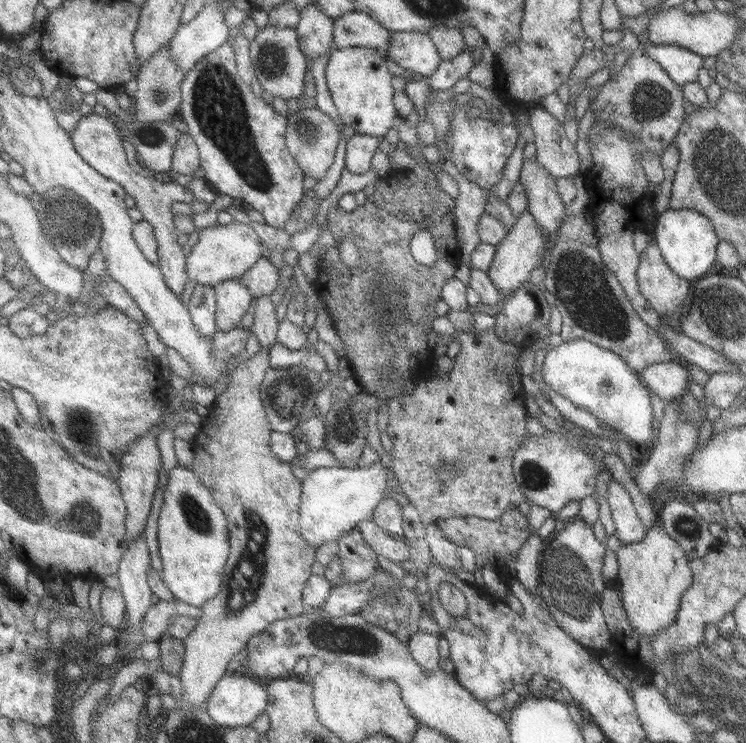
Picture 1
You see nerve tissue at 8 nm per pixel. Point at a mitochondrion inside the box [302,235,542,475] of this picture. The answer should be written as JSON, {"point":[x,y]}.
{"point":[364,298]}

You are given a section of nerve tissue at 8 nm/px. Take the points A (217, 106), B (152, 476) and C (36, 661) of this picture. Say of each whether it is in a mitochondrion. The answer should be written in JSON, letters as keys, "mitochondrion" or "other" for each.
{"A":"mitochondrion","B":"other","C":"mitochondrion"}

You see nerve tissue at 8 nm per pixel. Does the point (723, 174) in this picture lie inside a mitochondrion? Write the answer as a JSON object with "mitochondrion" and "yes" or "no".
{"mitochondrion":"yes"}

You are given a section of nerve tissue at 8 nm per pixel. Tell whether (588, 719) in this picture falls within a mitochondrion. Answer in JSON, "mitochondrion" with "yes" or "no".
{"mitochondrion":"no"}

